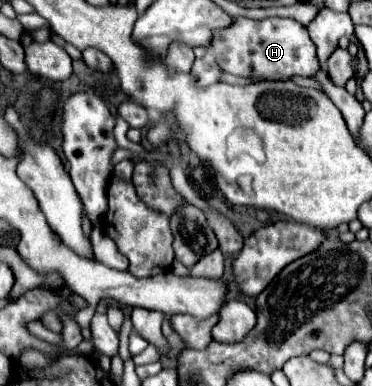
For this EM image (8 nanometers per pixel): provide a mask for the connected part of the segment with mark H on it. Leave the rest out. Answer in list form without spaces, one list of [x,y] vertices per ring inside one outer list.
[[[238,17],[228,29],[216,33],[212,51],[220,69],[232,75],[254,75],[258,79],[290,79],[294,75],[312,77],[320,65],[316,59],[316,47],[308,35],[306,25],[294,19],[270,17],[262,21],[252,21]]]

